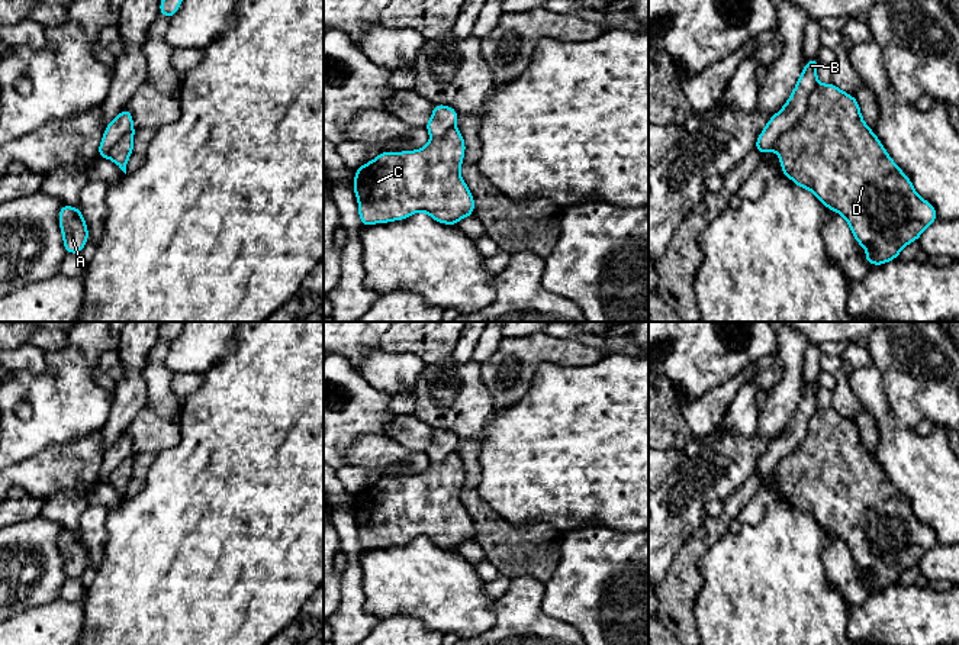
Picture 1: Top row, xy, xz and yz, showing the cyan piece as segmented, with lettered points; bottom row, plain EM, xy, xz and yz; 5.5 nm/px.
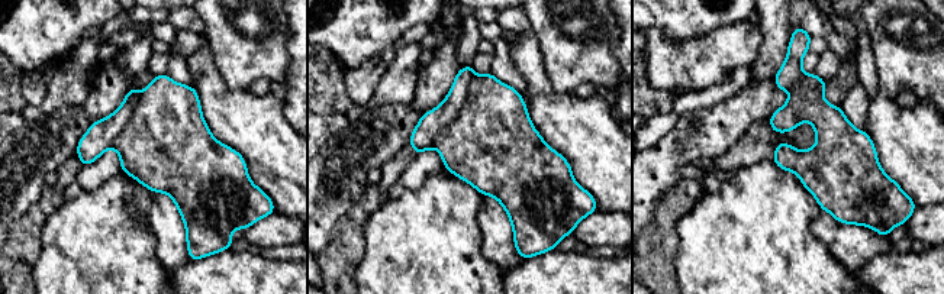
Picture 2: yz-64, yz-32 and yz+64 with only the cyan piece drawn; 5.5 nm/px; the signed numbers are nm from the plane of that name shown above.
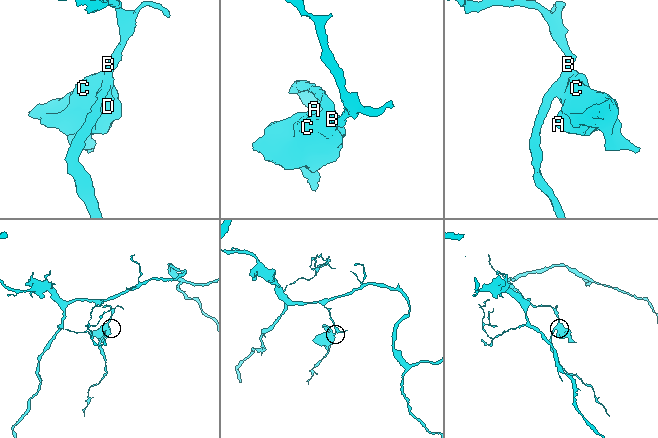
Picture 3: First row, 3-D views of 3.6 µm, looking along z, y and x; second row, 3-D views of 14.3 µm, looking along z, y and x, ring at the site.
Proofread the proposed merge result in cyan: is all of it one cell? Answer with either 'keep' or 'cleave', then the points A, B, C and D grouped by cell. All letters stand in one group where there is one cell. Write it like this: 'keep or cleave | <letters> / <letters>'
cleave | A C D / B

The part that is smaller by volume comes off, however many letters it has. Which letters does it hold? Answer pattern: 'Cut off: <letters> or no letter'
Cut off: A, C, D

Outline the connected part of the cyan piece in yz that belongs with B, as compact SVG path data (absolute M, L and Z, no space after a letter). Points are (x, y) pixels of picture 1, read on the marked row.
M818 58L810 59L798 78L798 83L789 96L785 106L770 117L763 132L759 135L754 149L766 154L776 149L776 145L783 133L786 133L797 122L799 122L802 113L807 109L811 91L817 83Z

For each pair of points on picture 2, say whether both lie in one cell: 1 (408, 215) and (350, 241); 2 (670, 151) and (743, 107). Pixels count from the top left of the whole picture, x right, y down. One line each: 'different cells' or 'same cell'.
1: different cells
2: same cell

